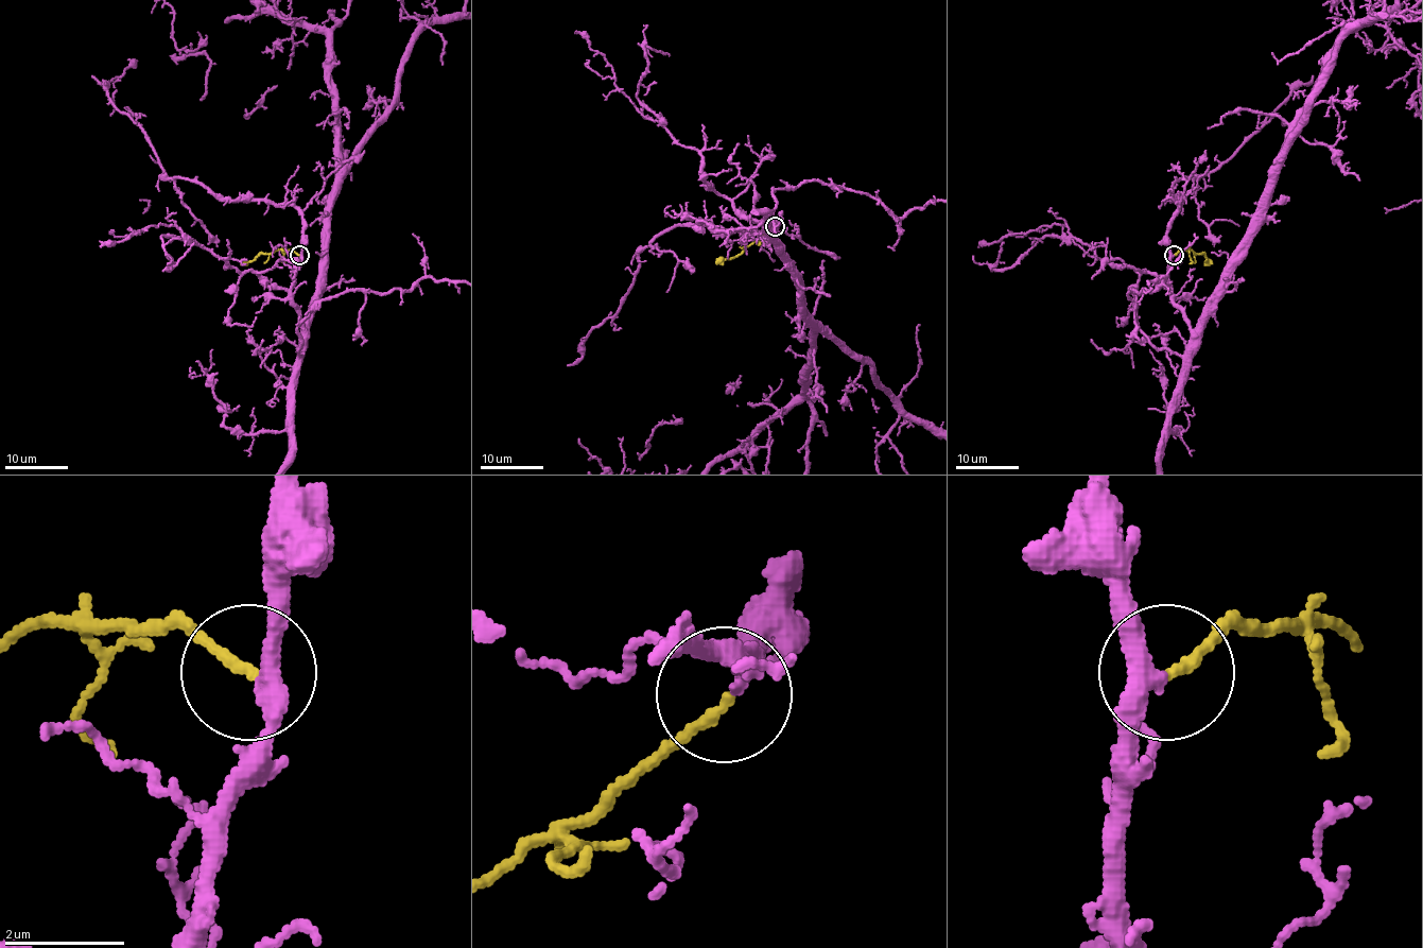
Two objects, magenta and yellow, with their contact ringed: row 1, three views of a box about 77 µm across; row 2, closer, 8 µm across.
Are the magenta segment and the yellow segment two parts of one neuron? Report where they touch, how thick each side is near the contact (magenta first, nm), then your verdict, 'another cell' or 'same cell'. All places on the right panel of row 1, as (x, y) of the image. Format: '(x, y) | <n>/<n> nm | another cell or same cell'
(1174, 255) | 300/180 nm | same cell

